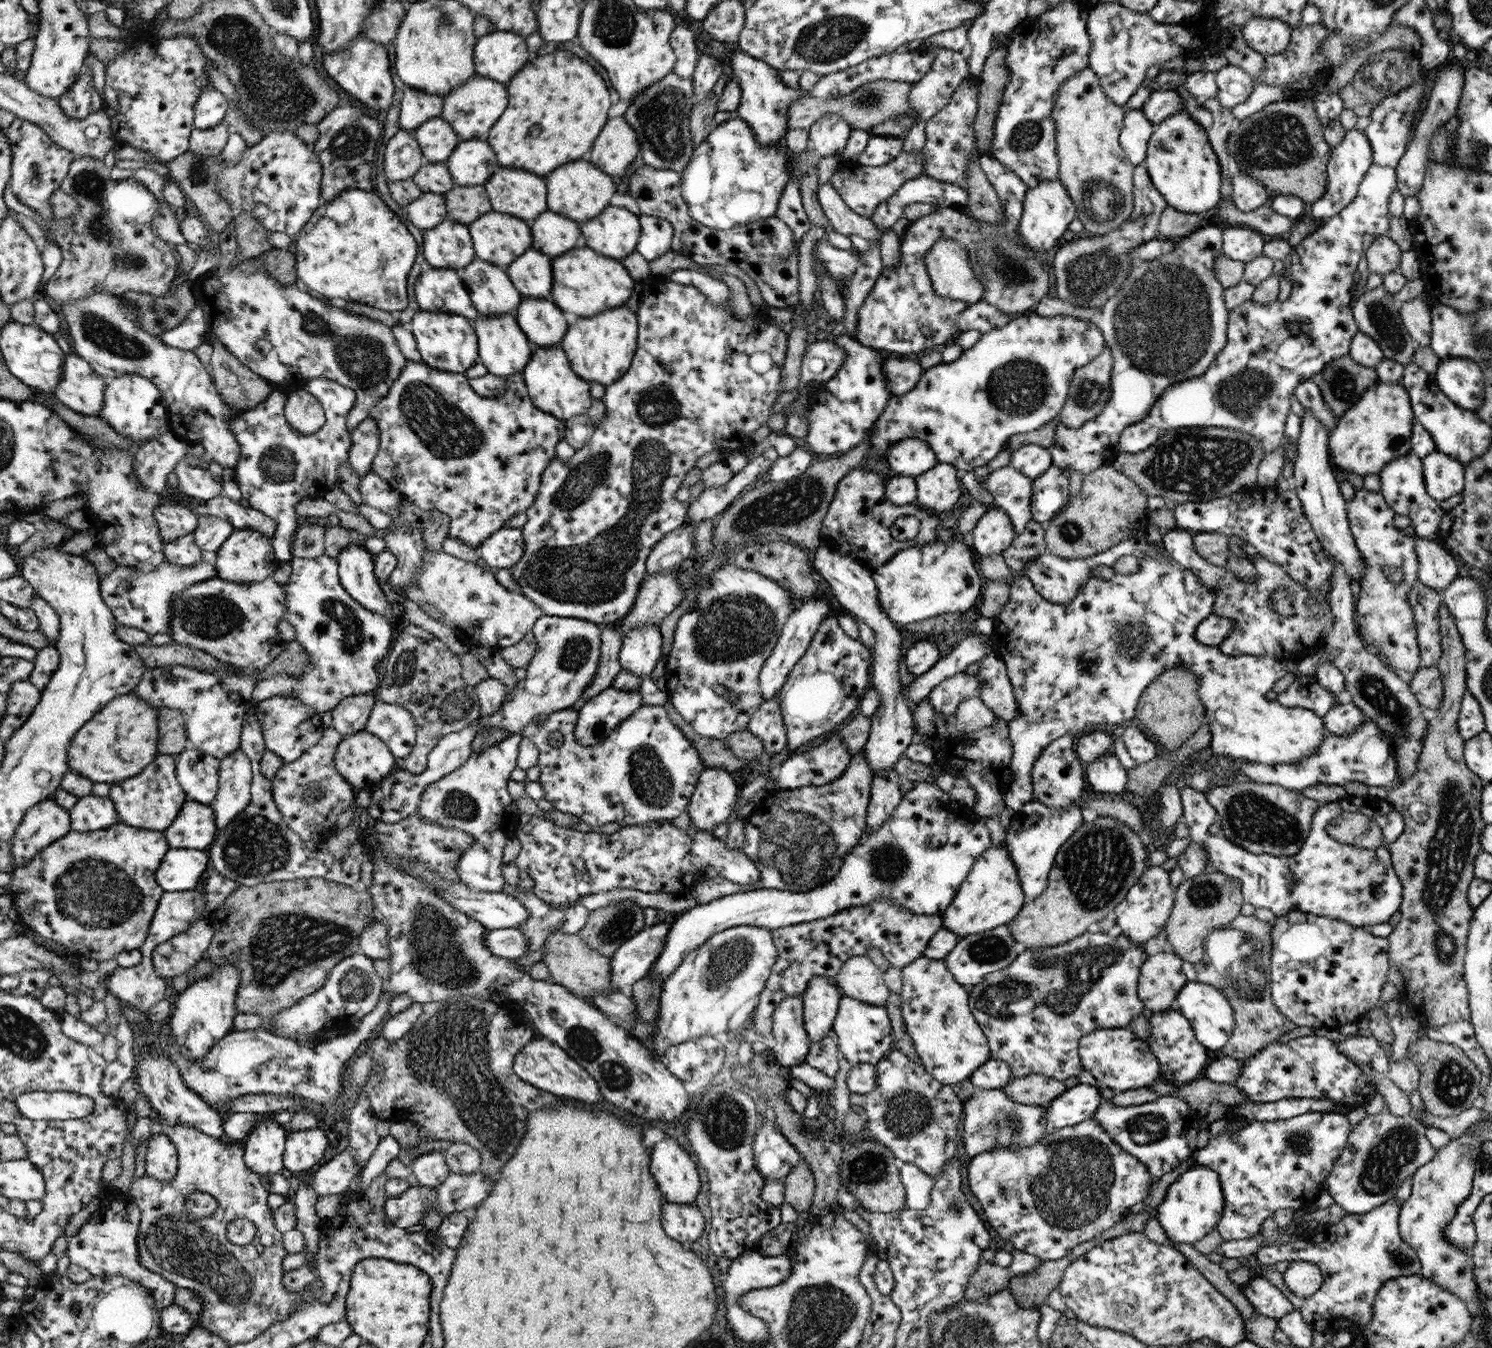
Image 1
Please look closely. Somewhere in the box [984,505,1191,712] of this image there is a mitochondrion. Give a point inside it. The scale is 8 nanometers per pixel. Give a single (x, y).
(1132, 638)

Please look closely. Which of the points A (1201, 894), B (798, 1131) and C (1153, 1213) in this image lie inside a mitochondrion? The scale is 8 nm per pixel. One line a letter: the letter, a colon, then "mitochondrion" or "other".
A: mitochondrion
B: other
C: other

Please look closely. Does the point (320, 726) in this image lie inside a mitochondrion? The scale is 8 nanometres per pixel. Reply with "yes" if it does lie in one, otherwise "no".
no

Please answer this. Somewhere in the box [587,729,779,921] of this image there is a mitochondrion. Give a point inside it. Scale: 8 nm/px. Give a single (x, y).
(652, 783)

